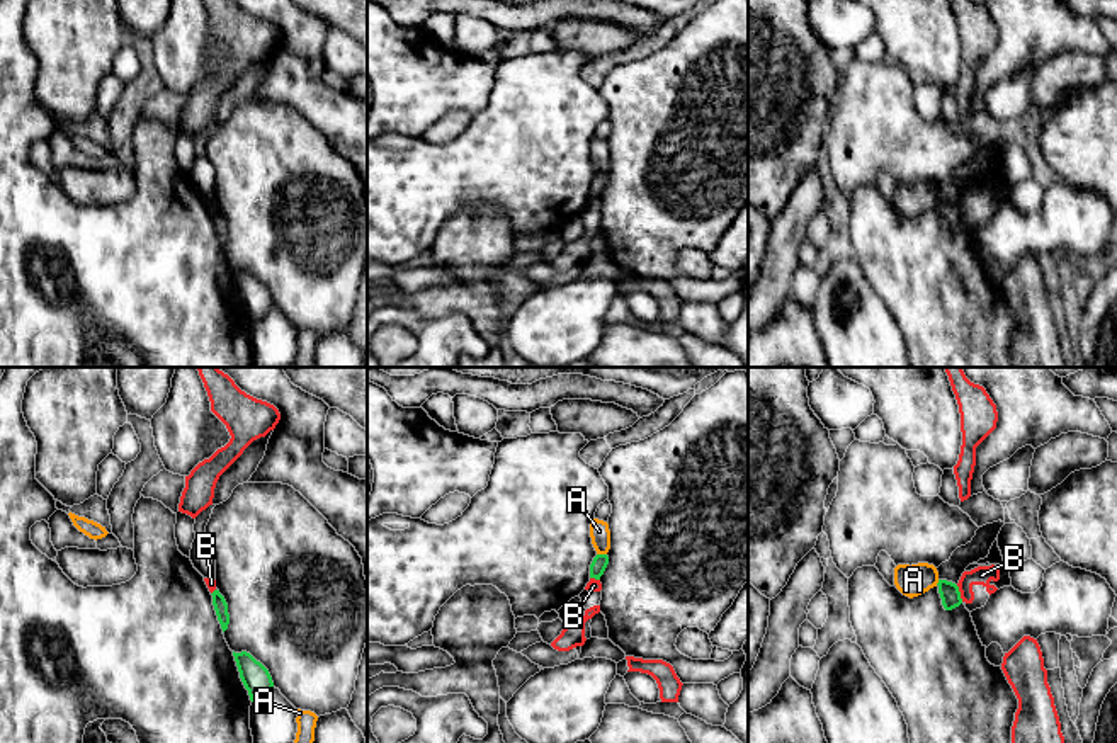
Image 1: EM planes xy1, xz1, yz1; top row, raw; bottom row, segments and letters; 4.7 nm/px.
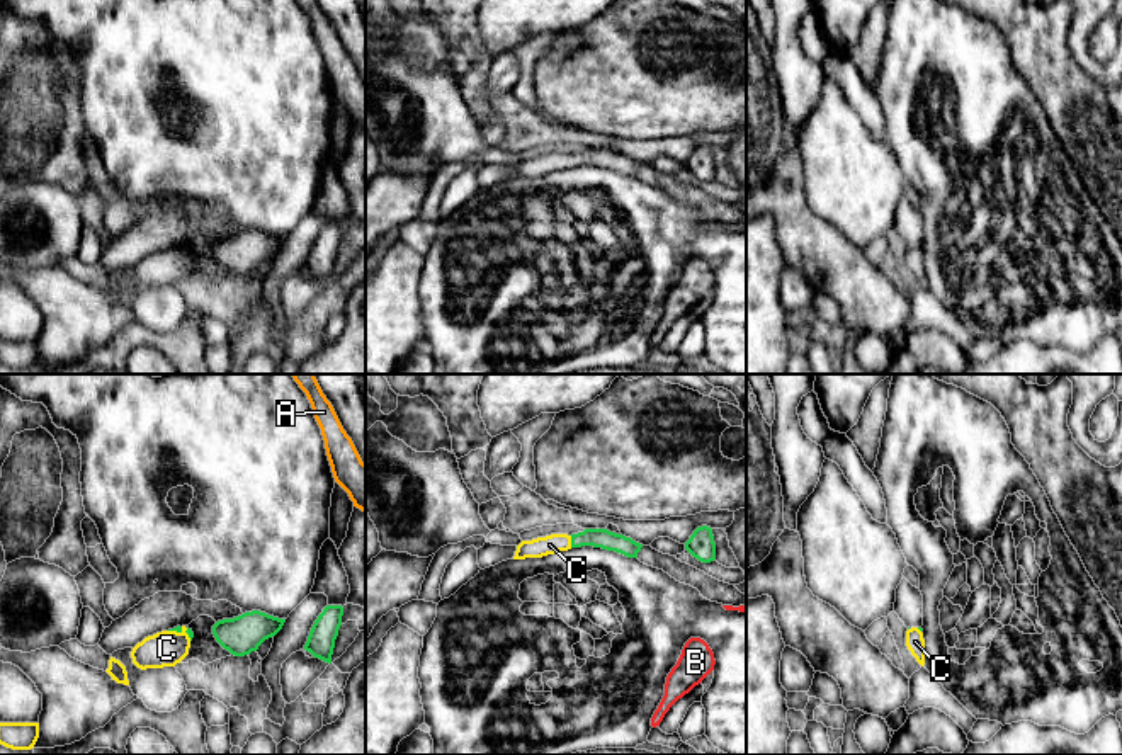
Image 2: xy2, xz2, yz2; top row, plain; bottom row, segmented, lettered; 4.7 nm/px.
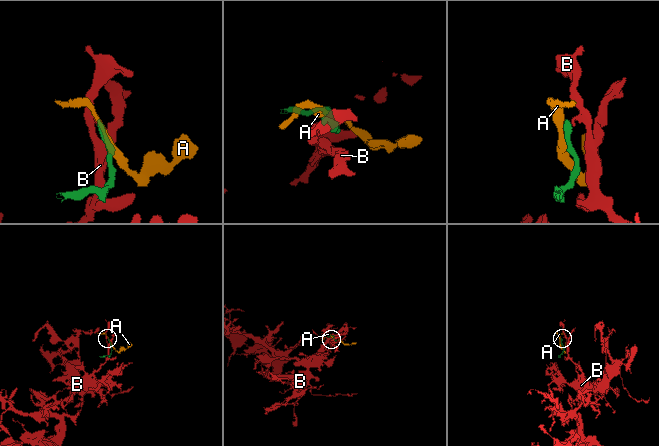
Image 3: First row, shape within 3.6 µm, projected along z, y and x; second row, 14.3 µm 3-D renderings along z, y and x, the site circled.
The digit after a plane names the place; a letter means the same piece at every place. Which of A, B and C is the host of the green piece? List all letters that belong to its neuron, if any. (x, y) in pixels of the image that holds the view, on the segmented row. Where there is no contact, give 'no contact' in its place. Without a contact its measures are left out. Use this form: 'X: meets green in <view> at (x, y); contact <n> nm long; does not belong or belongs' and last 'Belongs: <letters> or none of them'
A: meets green in xz1 at (602, 555); contact 50 nm long; does not belong
B: meets green in yz1 at (959, 594); contact 90 nm long; does not belong
C: meets green in xz2 at (572, 541); contact 60 nm long; belongs
Belongs: C

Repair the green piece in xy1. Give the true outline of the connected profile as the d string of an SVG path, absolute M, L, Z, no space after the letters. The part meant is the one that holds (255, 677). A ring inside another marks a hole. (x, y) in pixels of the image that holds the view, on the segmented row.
M235 653L235 661L240 672L240 678L248 690L250 700L260 699L267 690L274 687L269 670L257 661L250 653Z

